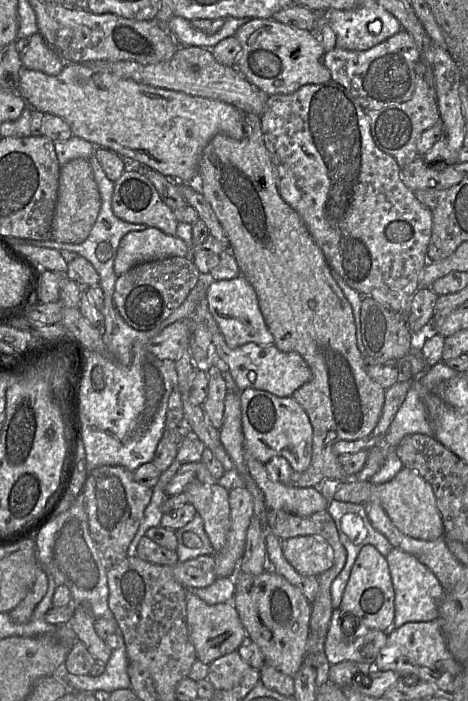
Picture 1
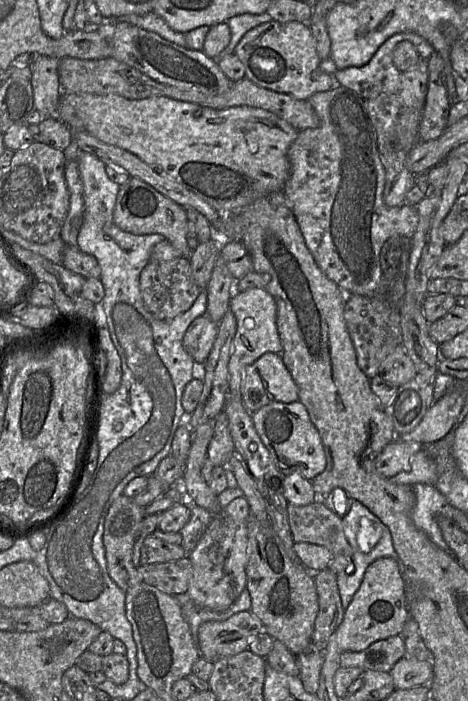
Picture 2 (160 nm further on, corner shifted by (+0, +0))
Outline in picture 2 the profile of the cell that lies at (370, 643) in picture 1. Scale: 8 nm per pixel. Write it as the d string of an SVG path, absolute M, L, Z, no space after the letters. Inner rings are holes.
M395 635L376 641L362 651L342 653L340 666L389 673L405 654L404 639L401 635Z

